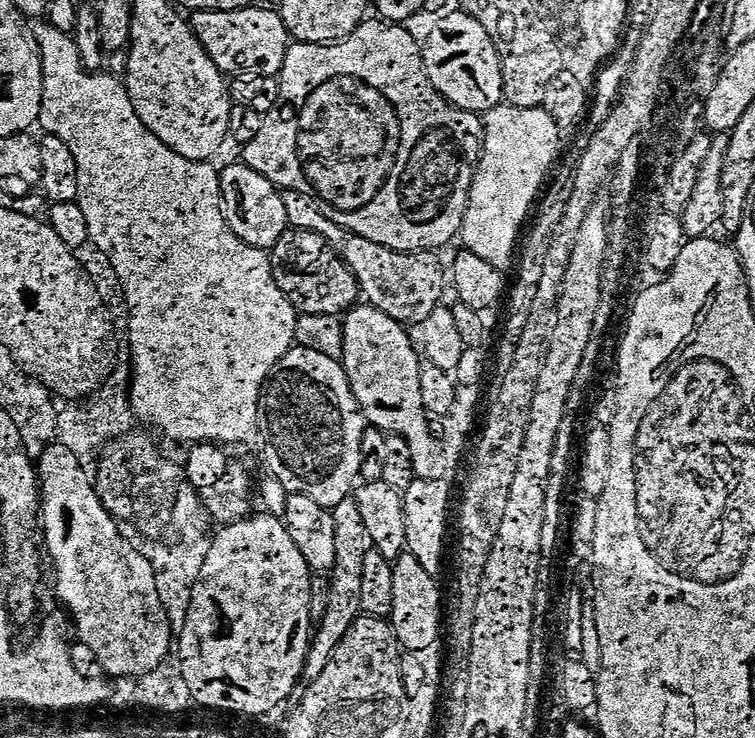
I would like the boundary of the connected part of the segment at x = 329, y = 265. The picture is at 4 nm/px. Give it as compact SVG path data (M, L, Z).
M304 248L302 252L292 251L290 258L284 264L284 268L277 269L276 281L278 286L289 297L292 305L296 310L304 316L320 316L320 317L339 317L345 315L346 312L353 309L361 301L361 294L357 278L349 270L347 264L341 257L320 256L321 254L313 254L310 250Z

